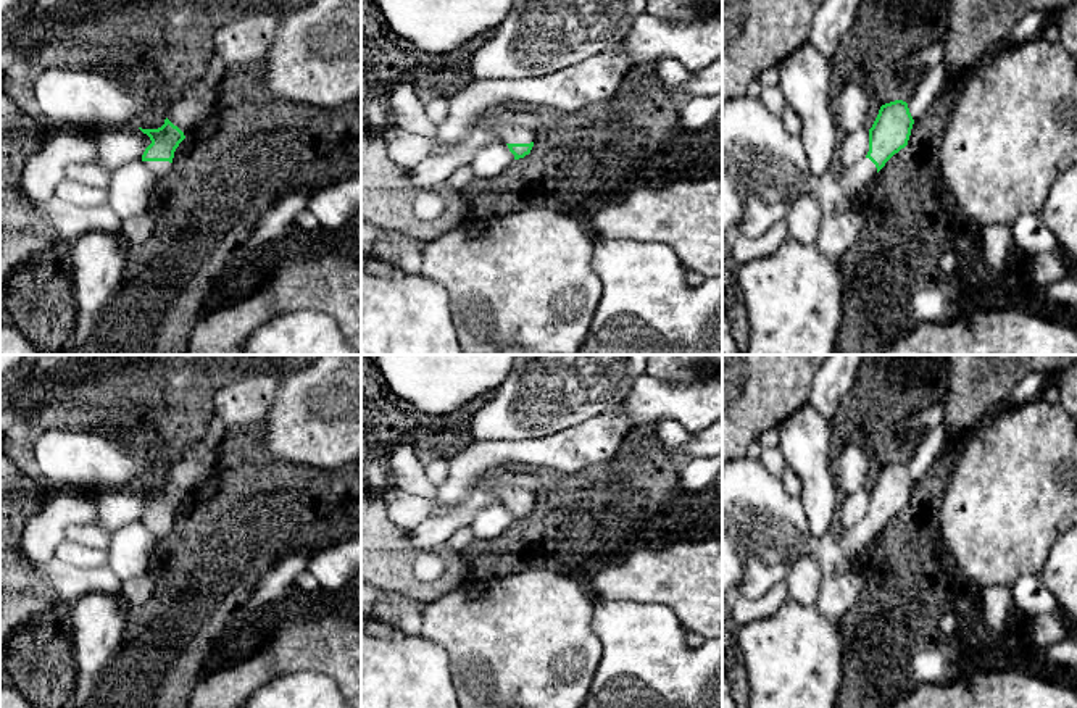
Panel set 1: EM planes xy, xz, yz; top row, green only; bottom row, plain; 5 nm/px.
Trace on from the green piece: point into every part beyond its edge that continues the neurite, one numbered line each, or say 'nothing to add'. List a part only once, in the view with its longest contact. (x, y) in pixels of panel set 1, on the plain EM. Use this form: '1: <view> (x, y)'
1: xy (157, 529)

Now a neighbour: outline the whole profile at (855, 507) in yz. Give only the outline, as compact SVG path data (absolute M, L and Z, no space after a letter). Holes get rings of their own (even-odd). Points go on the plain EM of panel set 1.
M859 490L845 497L838 506L837 526L851 527L869 513L869 490Z

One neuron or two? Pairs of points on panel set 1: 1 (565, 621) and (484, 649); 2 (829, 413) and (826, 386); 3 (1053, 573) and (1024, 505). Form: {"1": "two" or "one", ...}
{"1": "one", "2": "one", "3": "two"}

